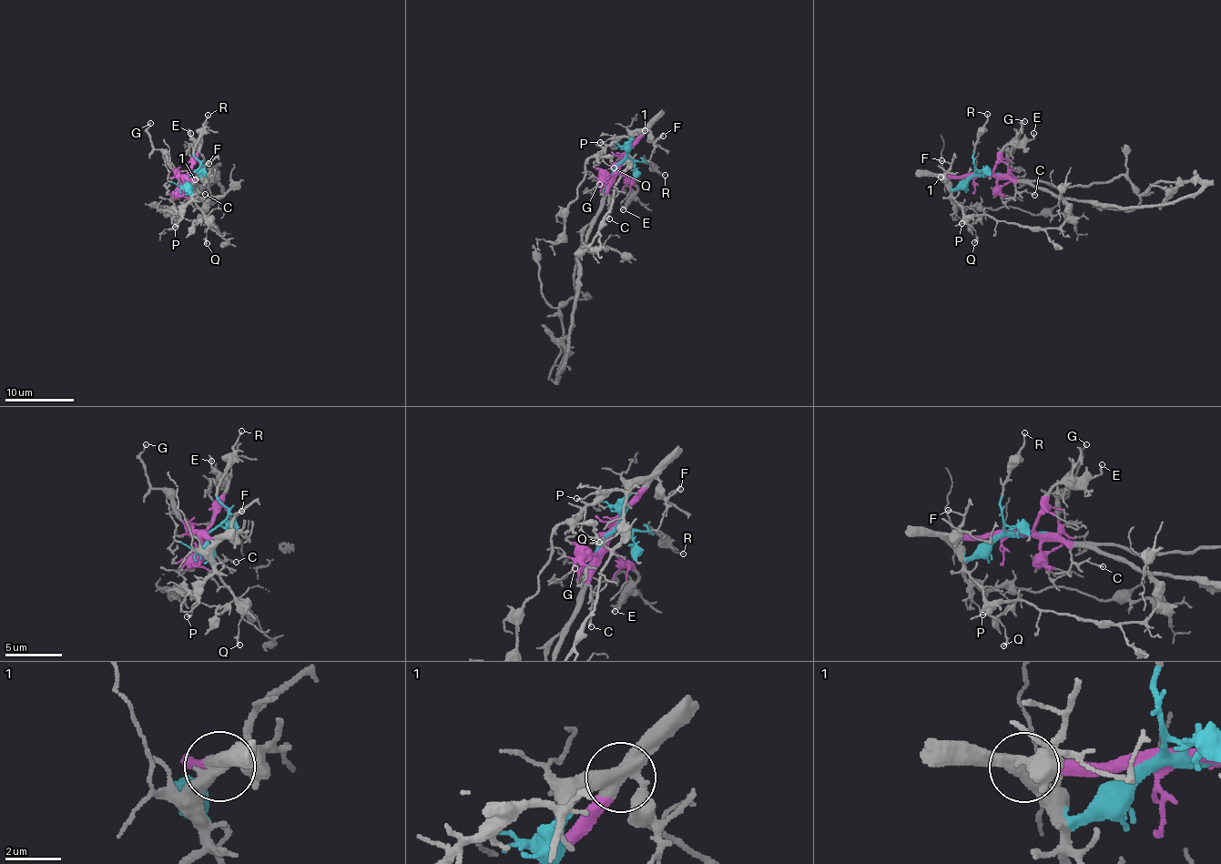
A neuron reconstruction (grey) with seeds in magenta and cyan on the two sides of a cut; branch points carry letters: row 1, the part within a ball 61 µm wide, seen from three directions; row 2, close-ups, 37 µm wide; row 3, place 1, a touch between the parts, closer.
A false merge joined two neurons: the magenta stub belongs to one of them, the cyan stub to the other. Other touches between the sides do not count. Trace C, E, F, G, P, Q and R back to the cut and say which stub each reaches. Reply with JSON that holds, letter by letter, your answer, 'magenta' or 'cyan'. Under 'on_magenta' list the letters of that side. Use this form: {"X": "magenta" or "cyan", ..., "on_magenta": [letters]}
{"C": "magenta", "E": "magenta", "F": "cyan", "G": "magenta", "P": "cyan", "Q": "cyan", "R": "cyan", "on_magenta": ["C", "E", "G"]}

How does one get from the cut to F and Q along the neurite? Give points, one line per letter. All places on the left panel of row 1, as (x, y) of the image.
F: (184, 177), (188, 191), (208, 163)
Q: (184, 177), (190, 197), (208, 227), (207, 244)

